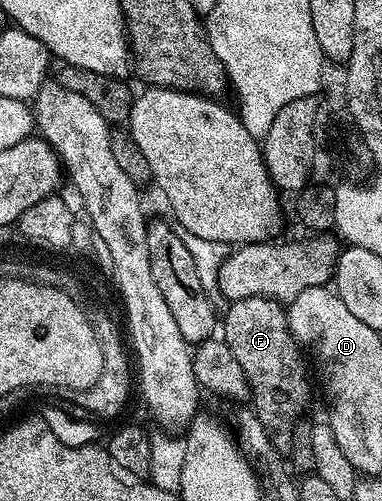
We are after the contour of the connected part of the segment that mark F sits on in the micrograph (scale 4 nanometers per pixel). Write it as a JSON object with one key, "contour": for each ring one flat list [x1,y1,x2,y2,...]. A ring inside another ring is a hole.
{"contour":[[251,296,229,303,227,307,228,313,222,316,222,339,230,346,230,354,234,354,238,366,244,371,251,399,256,399,255,411,260,417,260,423,264,425,269,437,291,437,293,428,301,419,304,364,300,361,301,349,288,329,285,309,277,301,265,296]]}

